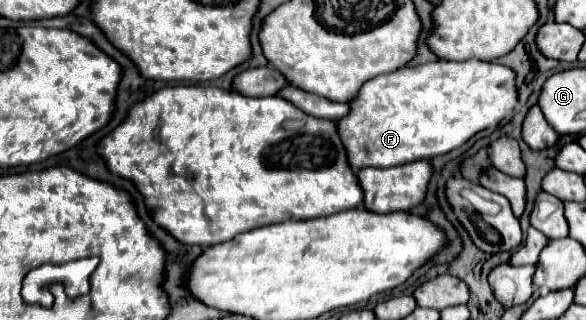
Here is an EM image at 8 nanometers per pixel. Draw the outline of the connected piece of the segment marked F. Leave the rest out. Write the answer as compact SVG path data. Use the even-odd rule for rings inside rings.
M437 59L433 63L417 67L401 67L393 73L379 75L367 81L359 95L349 103L351 113L343 117L337 127L345 143L349 165L353 171L363 167L393 167L411 163L417 159L431 159L453 149L459 149L479 131L499 125L519 103L519 91L515 83L515 71L507 65L489 63L481 59L469 61L445 61Z

